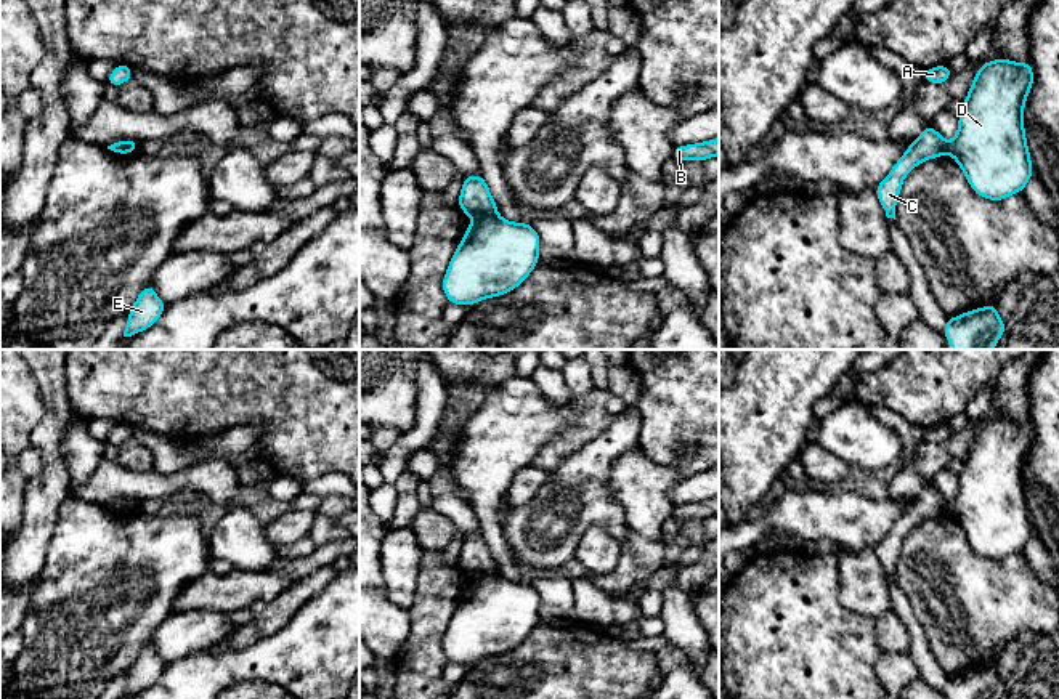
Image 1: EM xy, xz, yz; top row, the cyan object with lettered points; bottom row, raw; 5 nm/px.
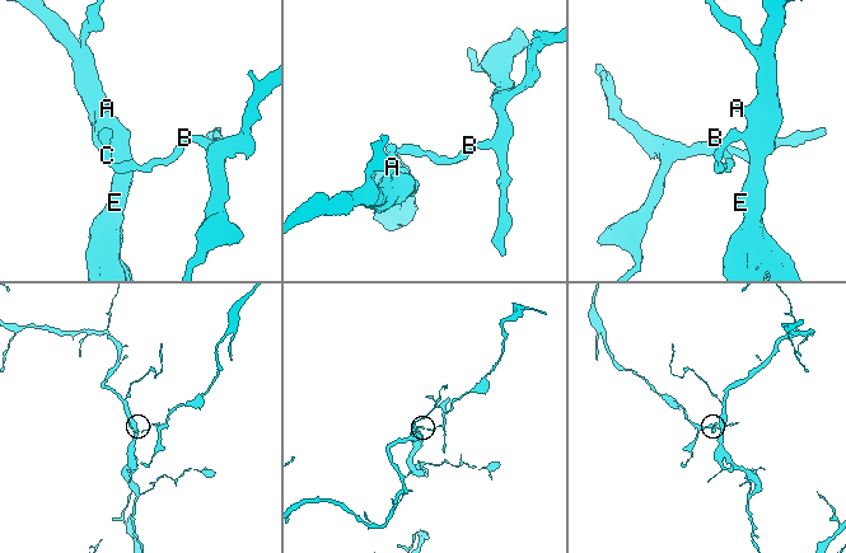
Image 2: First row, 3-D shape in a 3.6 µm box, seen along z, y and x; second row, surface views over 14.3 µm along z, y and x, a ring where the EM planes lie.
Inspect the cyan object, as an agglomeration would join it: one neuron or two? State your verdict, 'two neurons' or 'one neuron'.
two neurons

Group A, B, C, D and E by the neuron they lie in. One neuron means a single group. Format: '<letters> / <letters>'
A D E / B C

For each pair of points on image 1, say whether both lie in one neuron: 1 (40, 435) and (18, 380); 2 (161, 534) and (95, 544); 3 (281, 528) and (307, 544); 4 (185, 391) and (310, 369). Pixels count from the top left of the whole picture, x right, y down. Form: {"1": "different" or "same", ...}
{"1": "different", "2": "same", "3": "different", "4": "same"}

